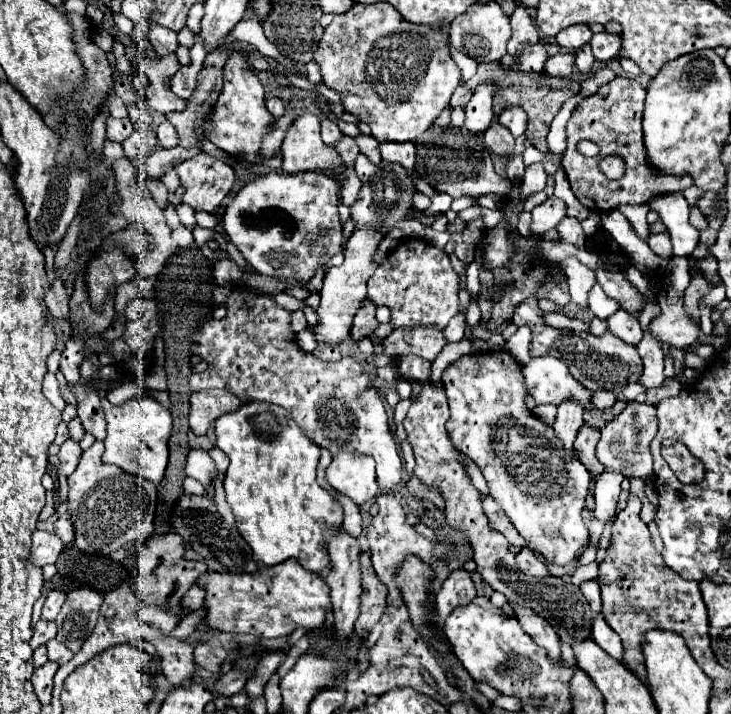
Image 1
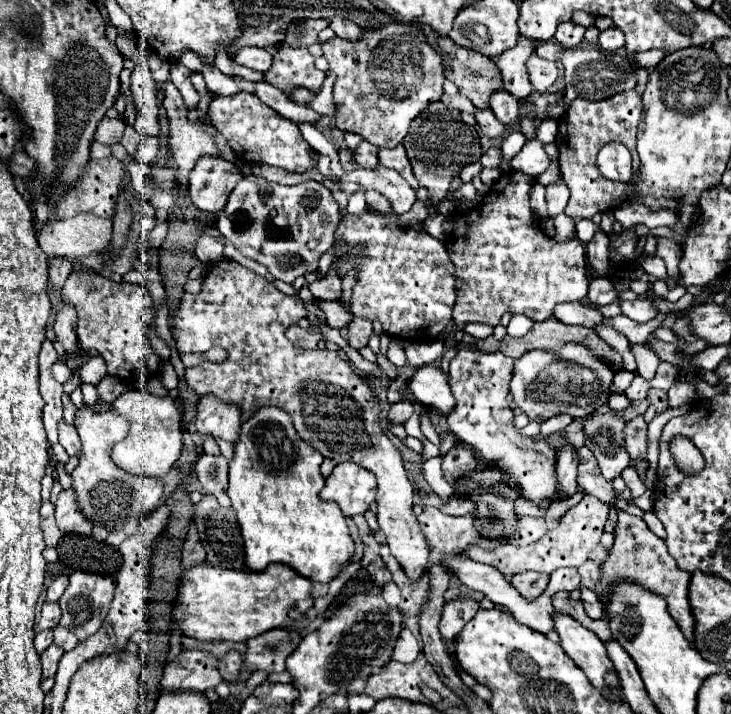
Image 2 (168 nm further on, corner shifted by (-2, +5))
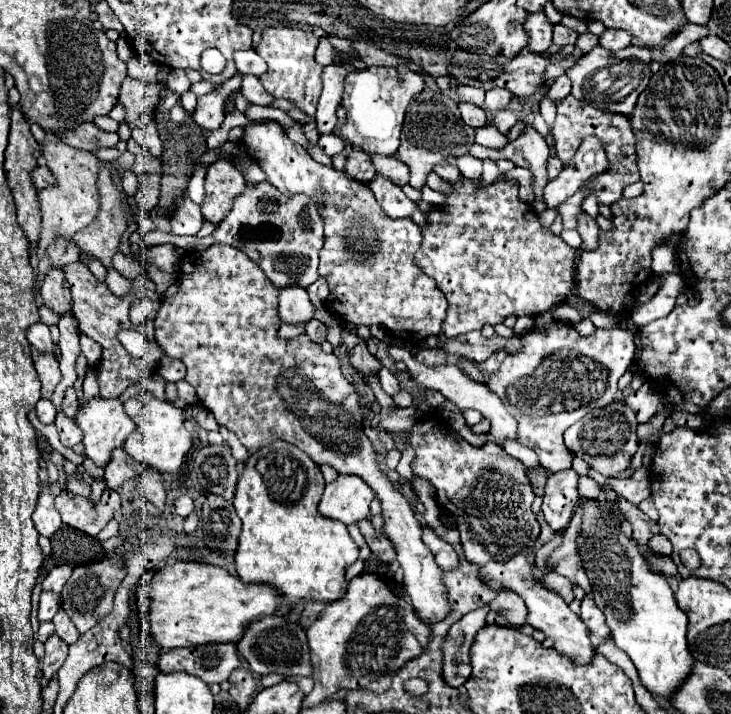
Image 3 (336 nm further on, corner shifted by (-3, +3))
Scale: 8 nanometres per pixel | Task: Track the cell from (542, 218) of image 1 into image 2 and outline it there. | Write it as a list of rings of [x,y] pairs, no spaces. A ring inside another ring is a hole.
[[[557,180],[557,182],[549,184],[547,194],[545,194],[547,216],[555,218],[557,214],[561,214],[567,206],[567,200],[569,200],[569,188],[567,188],[567,184],[563,184],[563,180]]]

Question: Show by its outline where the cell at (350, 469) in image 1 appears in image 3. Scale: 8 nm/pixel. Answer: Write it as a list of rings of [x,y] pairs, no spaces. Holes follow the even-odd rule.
[[[340,474],[334,482],[326,484],[318,510],[324,518],[356,524],[370,514],[372,498],[374,492],[362,478]]]

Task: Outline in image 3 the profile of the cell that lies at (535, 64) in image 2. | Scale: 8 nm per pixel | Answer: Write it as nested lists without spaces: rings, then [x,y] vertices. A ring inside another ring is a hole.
[[[566,45],[563,47],[562,52],[554,54],[554,56],[544,56],[544,54],[536,54],[536,52],[530,52],[530,50],[522,50],[516,58],[504,58],[504,56],[486,56],[486,54],[476,54],[476,52],[468,52],[468,50],[456,50],[454,52],[454,58],[448,66],[452,78],[458,82],[458,84],[470,84],[470,86],[476,86],[476,88],[484,88],[484,90],[490,90],[494,86],[498,88],[506,88],[510,90],[514,96],[532,96],[534,92],[538,92],[542,86],[544,86],[544,70],[548,64],[552,62],[558,62],[562,60],[564,56],[573,54],[579,57],[574,45]]]

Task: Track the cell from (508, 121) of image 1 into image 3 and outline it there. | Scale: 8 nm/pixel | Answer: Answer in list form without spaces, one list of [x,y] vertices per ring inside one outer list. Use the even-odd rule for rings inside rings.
[[[492,88],[486,92],[488,110],[502,110],[510,104],[510,100],[512,100],[512,92],[508,92],[504,88]]]

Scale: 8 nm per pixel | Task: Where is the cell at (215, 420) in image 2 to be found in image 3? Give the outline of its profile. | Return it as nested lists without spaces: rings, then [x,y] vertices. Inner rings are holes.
[[[220,428],[220,434],[222,434],[222,438],[230,444],[230,448],[232,448],[232,456],[236,458],[236,462],[242,462],[242,464],[246,464],[246,460],[248,460],[248,452],[244,450],[244,446],[240,444],[240,440],[236,438],[236,434],[232,434],[228,428]]]

